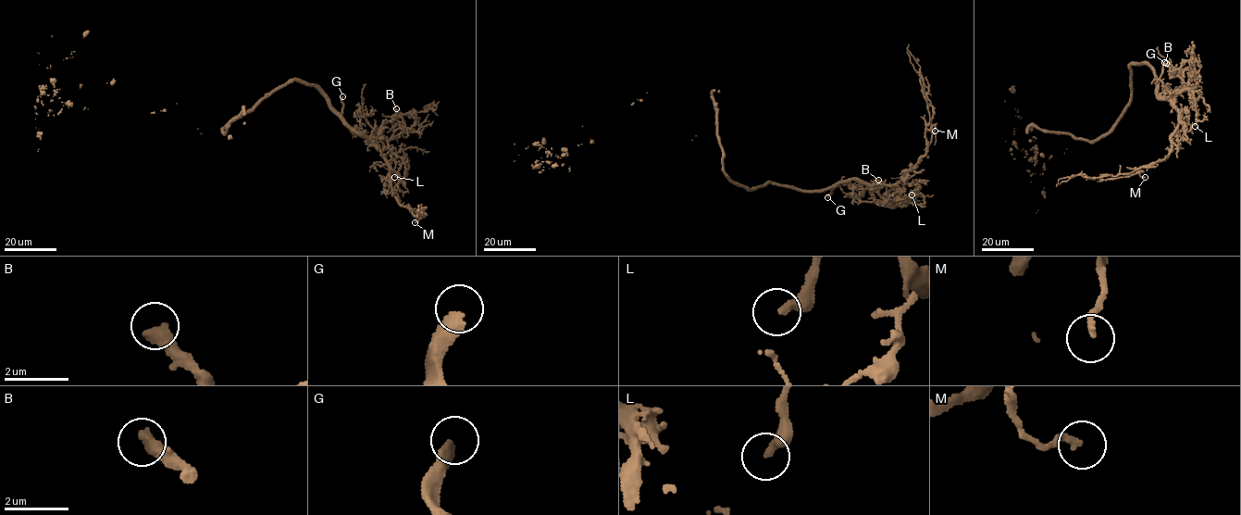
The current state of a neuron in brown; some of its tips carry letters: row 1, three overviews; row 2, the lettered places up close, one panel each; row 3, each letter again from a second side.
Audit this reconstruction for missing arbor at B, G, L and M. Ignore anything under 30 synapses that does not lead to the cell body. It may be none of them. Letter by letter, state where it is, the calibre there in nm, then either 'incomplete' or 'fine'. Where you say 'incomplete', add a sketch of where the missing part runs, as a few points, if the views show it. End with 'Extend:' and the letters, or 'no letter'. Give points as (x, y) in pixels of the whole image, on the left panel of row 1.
B: (396, 108) | 440 nm | fine
G: (342, 96) | 340 nm | incomplete | (342, 96), (340, 84), (333, 86), (306, 74), (300, 73), (295, 77), (298, 86), (314, 89)
L: (394, 177) | 260 nm | fine
M: (415, 222) | 200 nm | fine
Extend: G

